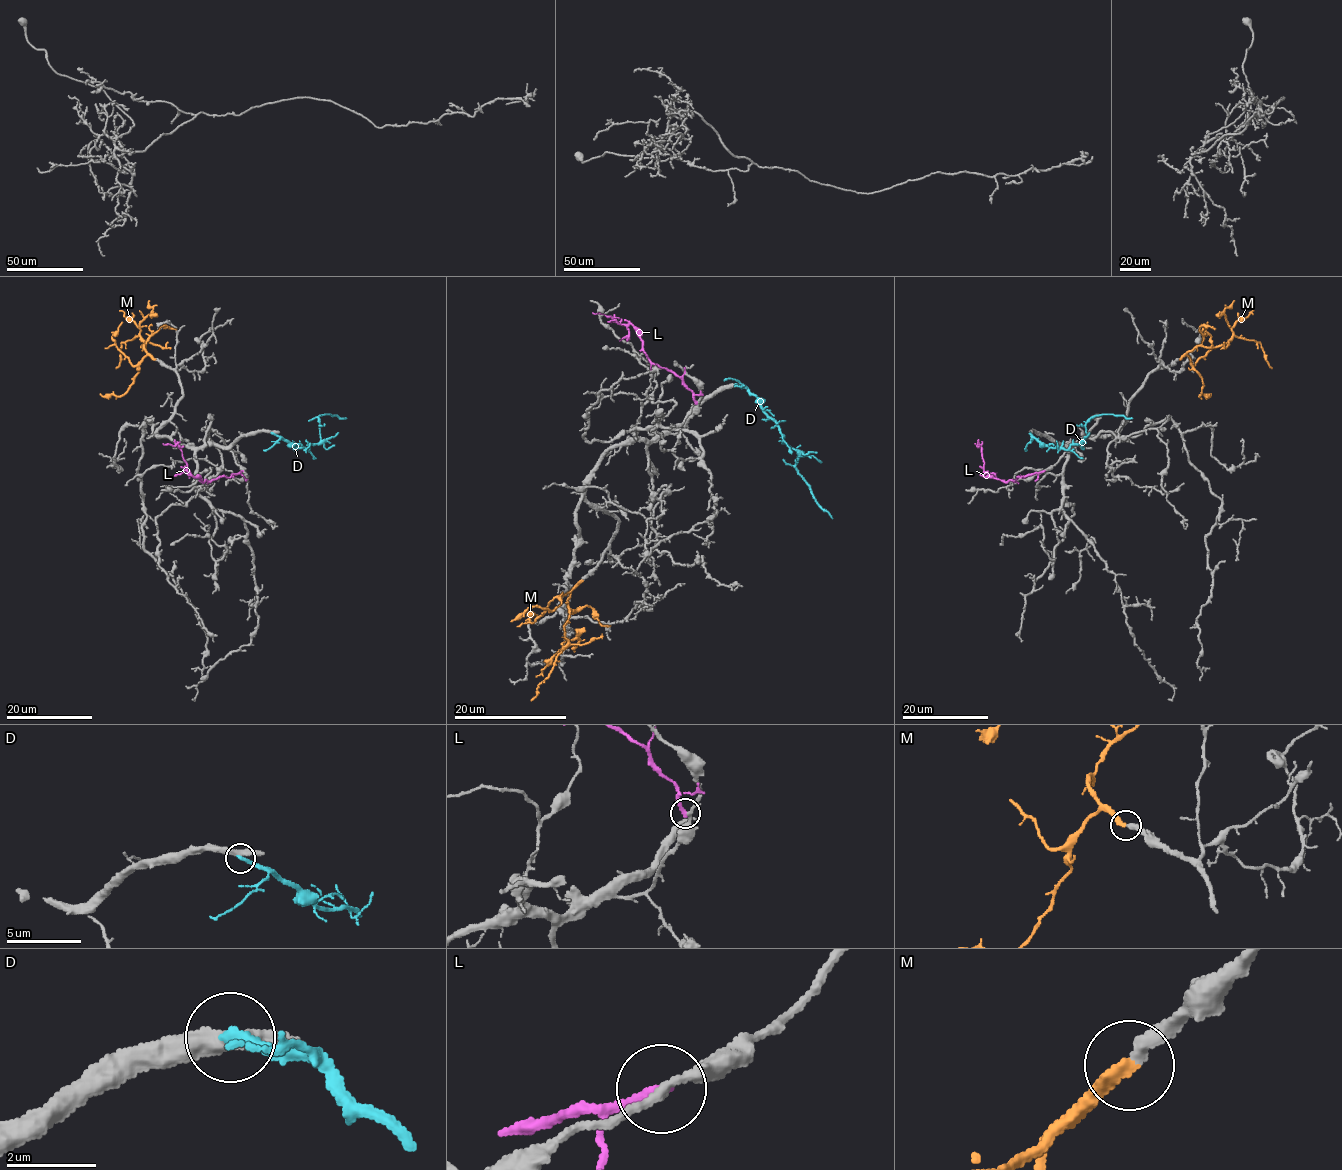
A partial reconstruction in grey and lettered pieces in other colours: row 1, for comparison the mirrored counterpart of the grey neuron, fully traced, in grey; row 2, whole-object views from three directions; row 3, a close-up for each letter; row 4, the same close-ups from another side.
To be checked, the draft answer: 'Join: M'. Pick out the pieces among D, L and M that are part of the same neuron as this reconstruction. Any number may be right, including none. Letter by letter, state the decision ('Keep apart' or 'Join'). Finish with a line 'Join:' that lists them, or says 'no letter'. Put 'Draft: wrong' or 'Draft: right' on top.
Draft: right
D: Keep apart
L: Keep apart
M: Join
Join: M

